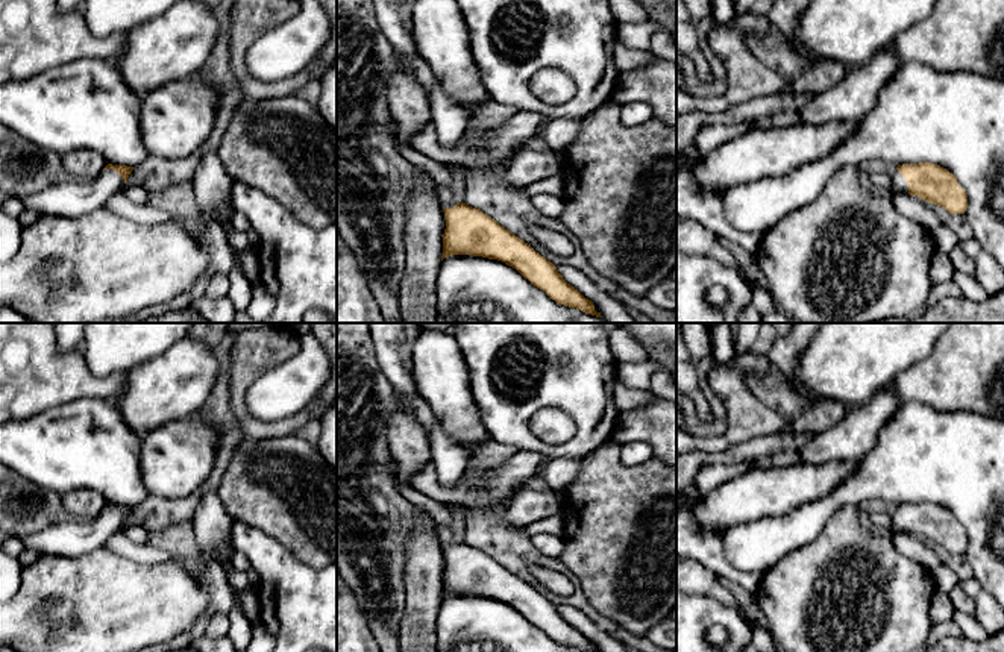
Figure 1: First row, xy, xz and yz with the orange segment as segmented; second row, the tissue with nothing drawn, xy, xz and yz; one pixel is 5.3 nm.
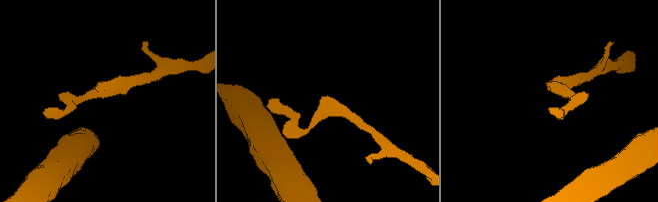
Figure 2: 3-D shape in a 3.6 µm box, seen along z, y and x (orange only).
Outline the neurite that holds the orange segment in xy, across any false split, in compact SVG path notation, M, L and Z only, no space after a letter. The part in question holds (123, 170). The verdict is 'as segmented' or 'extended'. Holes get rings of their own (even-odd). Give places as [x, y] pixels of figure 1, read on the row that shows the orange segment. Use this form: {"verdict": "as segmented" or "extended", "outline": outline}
{"verdict": "extended", "outline": "M108 164L102 174L89 182L55 183L29 197L21 197L24 208L42 215L83 217L105 205L127 183L133 167Z"}

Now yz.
{"verdict": "extended", "outline": "M931 162L898 165L892 176L892 194L899 193L921 197L949 214L965 214L968 208L968 196L957 177Z"}

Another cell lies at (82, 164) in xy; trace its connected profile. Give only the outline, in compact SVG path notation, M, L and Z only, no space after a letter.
M79 149L62 155L64 168L80 182L99 177L108 161L97 152Z

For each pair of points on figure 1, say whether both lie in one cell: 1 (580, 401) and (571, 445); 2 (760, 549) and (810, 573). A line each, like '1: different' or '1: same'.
1: same
2: different

